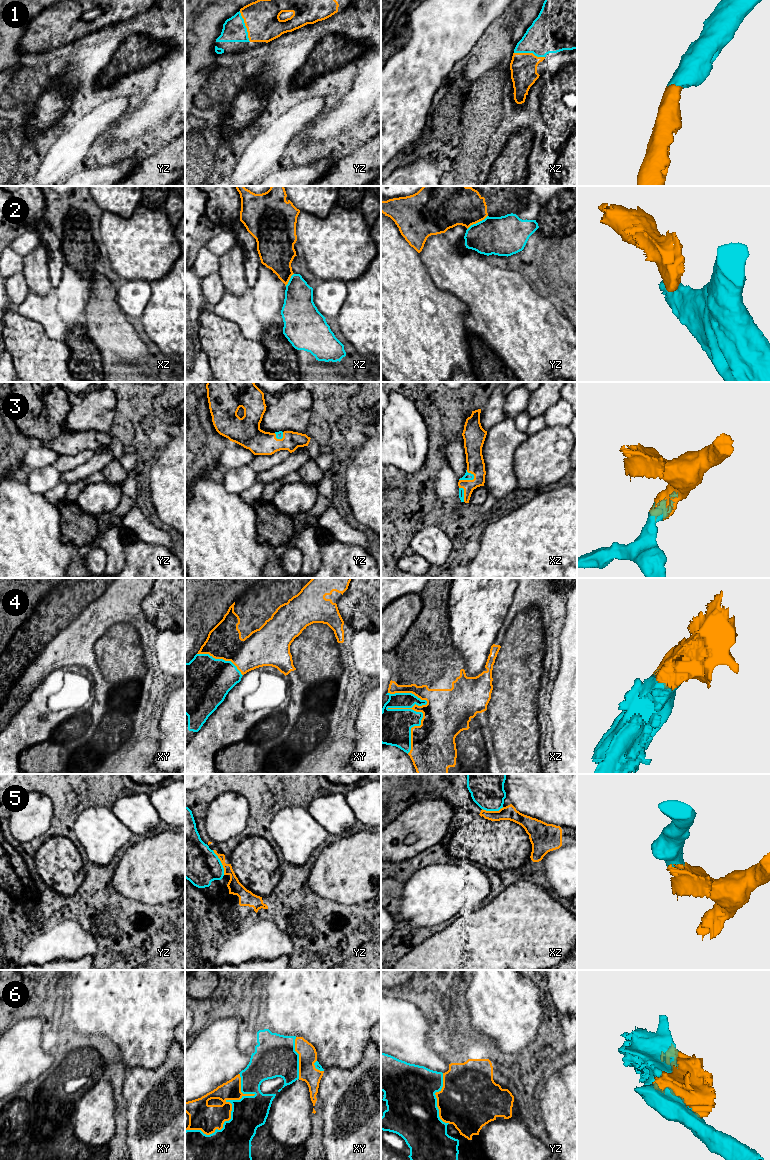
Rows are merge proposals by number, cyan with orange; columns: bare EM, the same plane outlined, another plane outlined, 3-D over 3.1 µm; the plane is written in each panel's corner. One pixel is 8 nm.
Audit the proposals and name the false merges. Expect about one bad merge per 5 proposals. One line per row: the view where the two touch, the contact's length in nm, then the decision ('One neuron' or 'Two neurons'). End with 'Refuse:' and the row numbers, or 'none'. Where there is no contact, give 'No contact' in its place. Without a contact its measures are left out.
1: Touches cyan in yz. Shared border 260 nm. One neuron
2: Touches cyan in yz. Shared border 200 nm. Two neurons
3: Touches cyan in xz. Shared border 130 nm. One neuron
4: Touches cyan in xz. Shared border 500 nm. One neuron
5: Touches cyan in yz. Shared border 220 nm. One neuron
6: Touches cyan in xy. Shared border 650 nm. One neuron
Refuse: 2

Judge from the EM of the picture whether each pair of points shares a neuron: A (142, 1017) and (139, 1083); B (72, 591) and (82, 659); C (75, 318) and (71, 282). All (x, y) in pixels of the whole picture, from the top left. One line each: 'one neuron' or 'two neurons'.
A: two neurons
B: one neuron
C: one neuron

